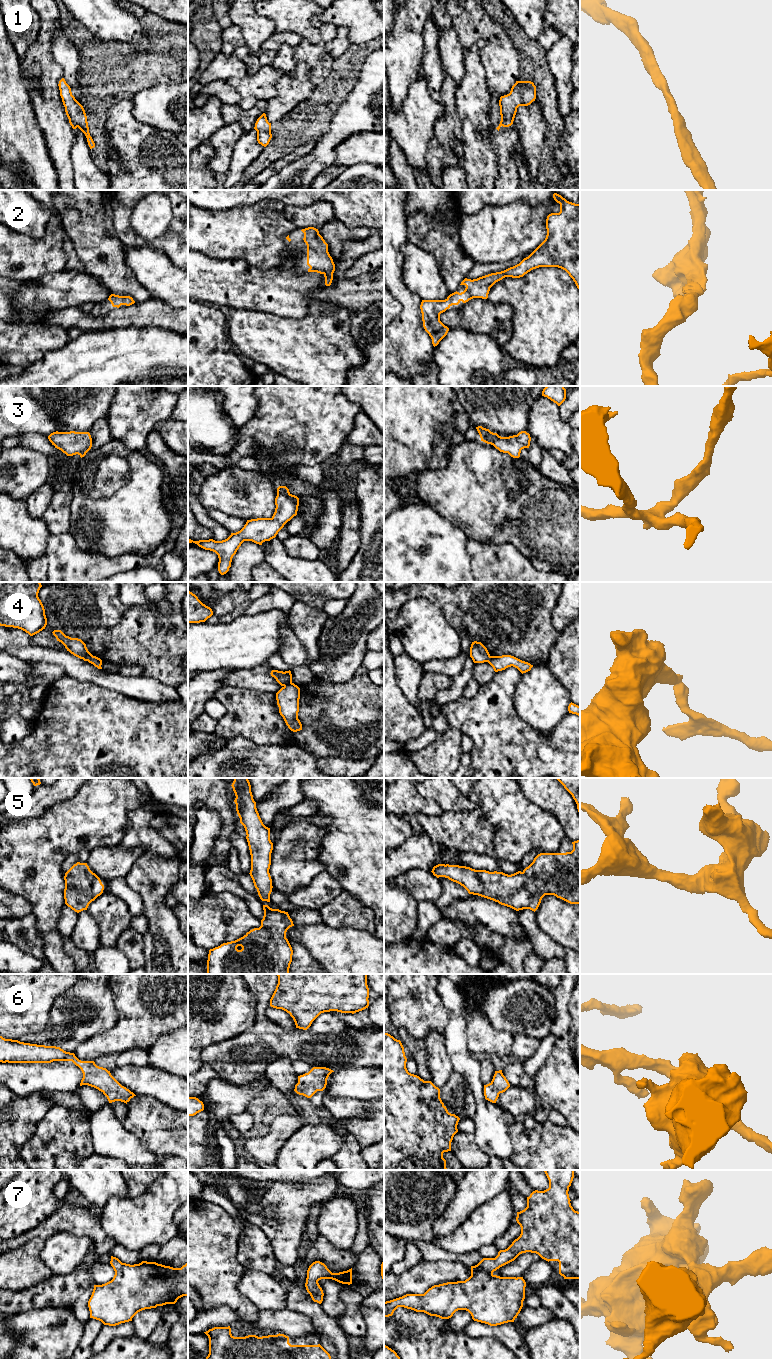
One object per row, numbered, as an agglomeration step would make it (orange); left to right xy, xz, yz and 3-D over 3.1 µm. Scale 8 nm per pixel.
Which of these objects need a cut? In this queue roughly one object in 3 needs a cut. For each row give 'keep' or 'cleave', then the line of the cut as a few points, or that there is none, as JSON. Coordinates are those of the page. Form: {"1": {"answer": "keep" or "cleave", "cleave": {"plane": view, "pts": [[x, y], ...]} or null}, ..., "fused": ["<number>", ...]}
{"1": {"answer": "keep", "cleave": null}, "2": {"answer": "keep", "cleave": null}, "3": {"answer": "keep", "cleave": null}, "4": {"answer": "cleave", "cleave": {"plane": "xz", "pts": [[291, 682], [284, 686]]}}, "5": {"answer": "keep", "cleave": null}, "6": {"answer": "keep", "cleave": null}, "7": {"answer": "keep", "cleave": null}, "fused": ["4"]}

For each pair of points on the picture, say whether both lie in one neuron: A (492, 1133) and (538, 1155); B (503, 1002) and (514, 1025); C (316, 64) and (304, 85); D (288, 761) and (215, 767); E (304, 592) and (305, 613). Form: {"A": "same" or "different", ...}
{"A": "different", "B": "same", "C": "different", "D": "same", "E": "different"}

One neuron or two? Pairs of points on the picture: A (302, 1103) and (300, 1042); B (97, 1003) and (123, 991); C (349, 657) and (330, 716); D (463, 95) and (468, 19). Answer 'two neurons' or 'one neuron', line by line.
A: two neurons
B: two neurons
C: two neurons
D: two neurons

